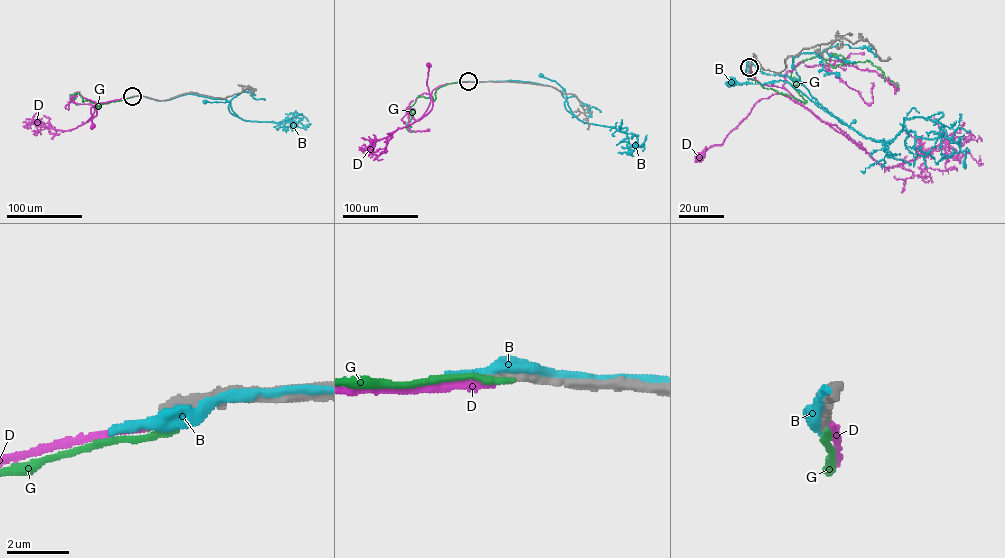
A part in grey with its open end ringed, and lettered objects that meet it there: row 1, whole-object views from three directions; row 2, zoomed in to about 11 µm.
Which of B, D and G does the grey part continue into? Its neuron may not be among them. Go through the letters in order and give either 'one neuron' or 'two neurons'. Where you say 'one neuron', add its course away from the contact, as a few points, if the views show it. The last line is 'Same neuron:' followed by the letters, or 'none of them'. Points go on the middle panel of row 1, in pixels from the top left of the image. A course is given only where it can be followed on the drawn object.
B: two neurons
D: two neurons
G: two neurons
Same neuron: none of them

